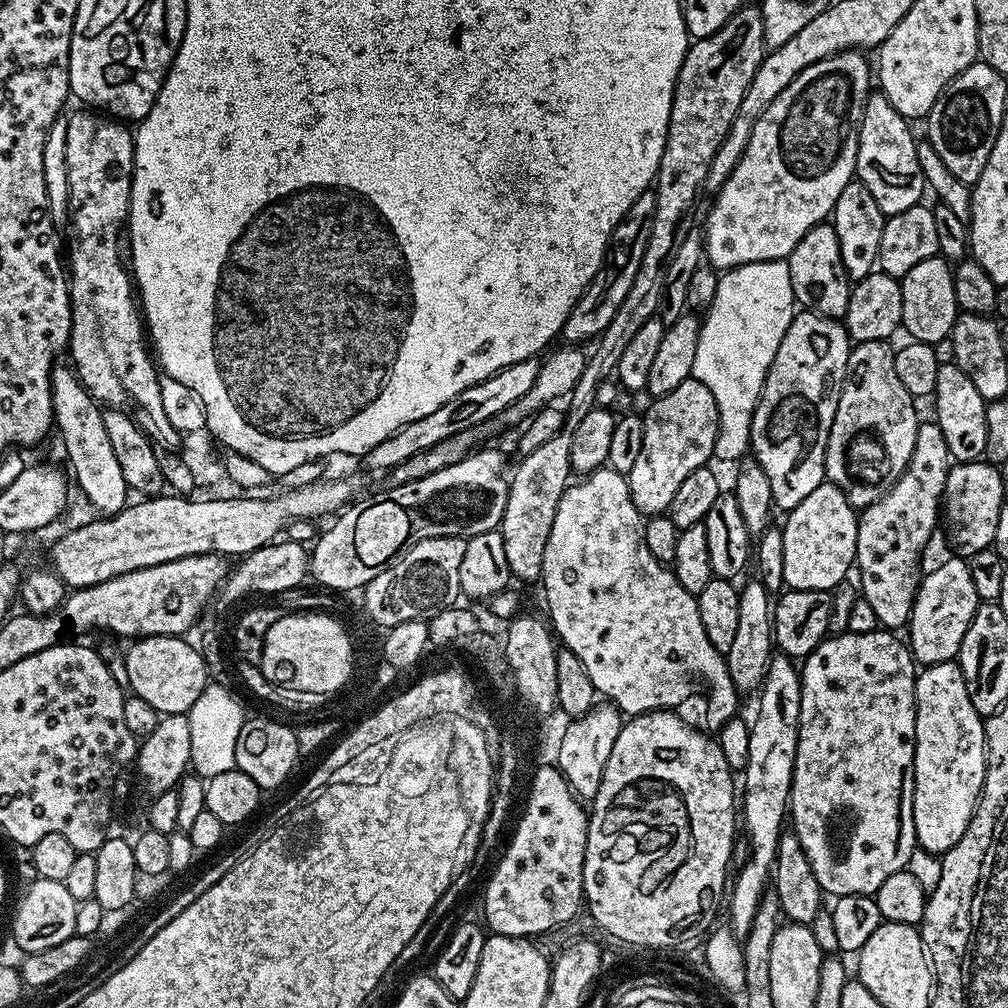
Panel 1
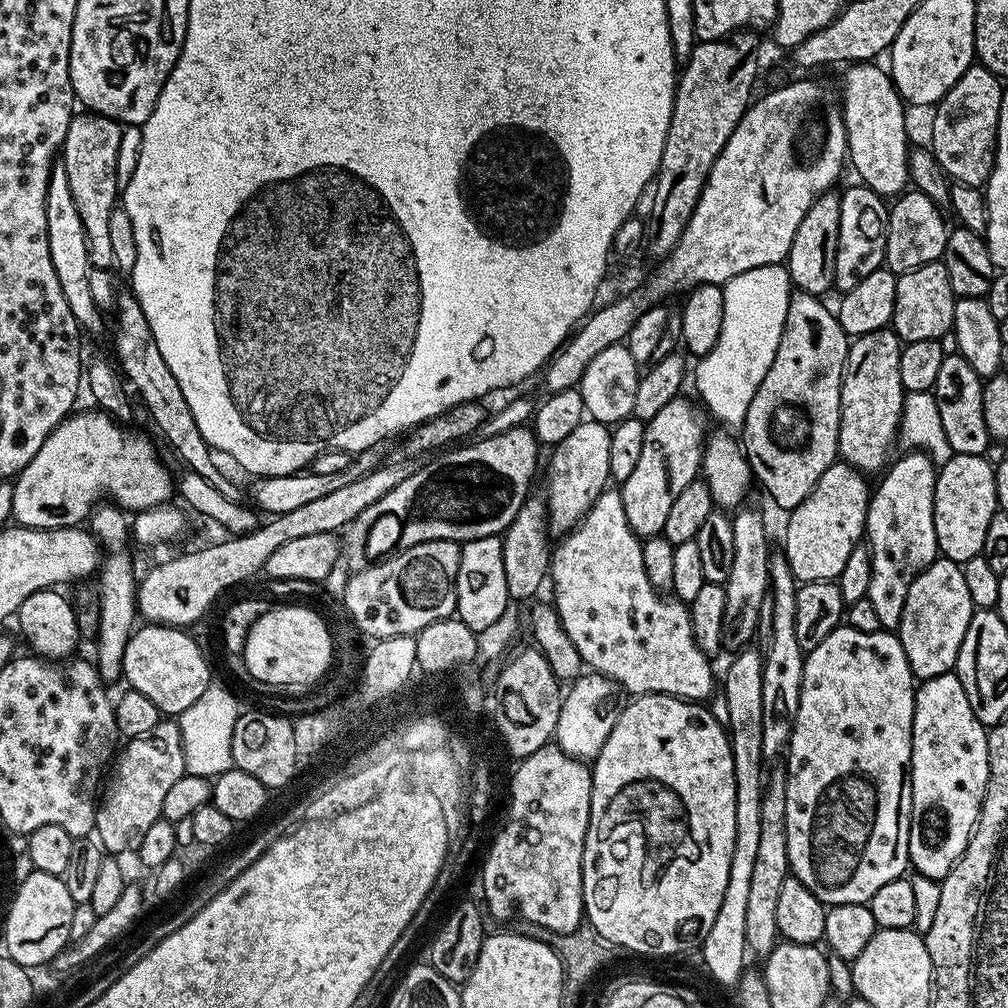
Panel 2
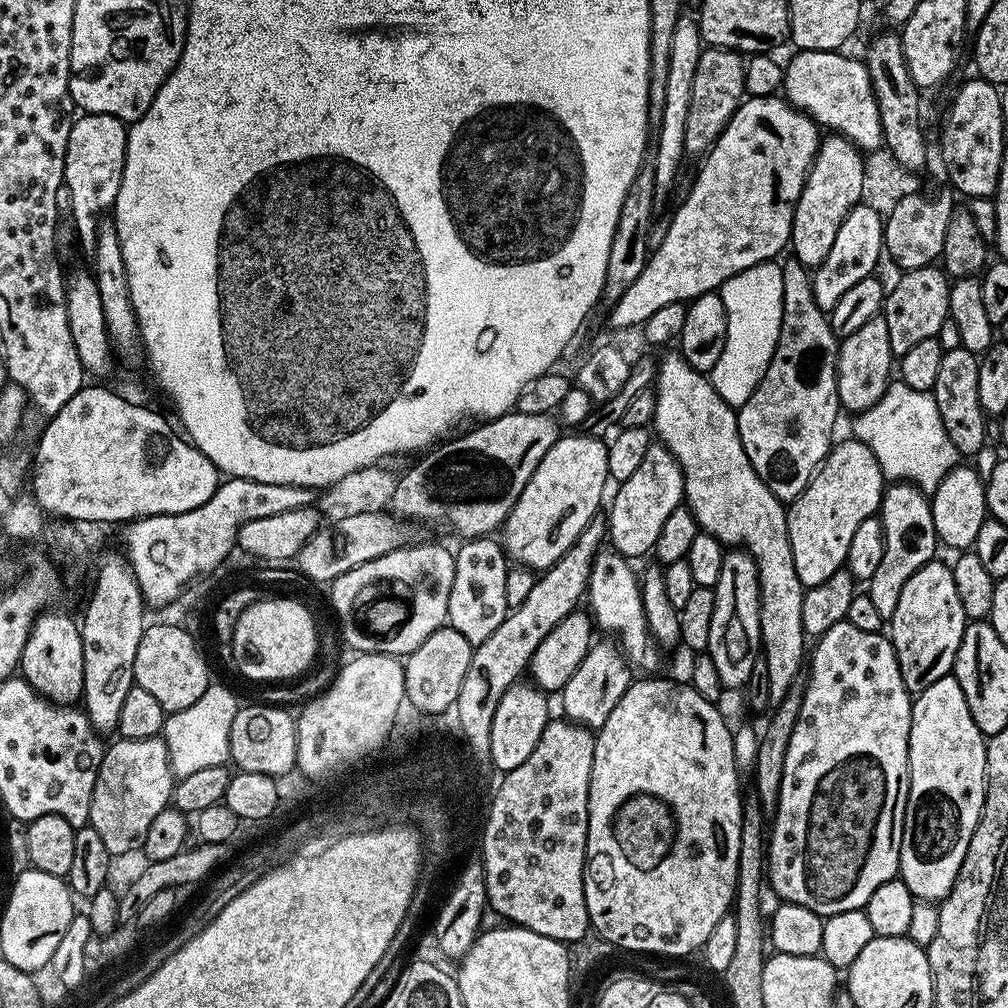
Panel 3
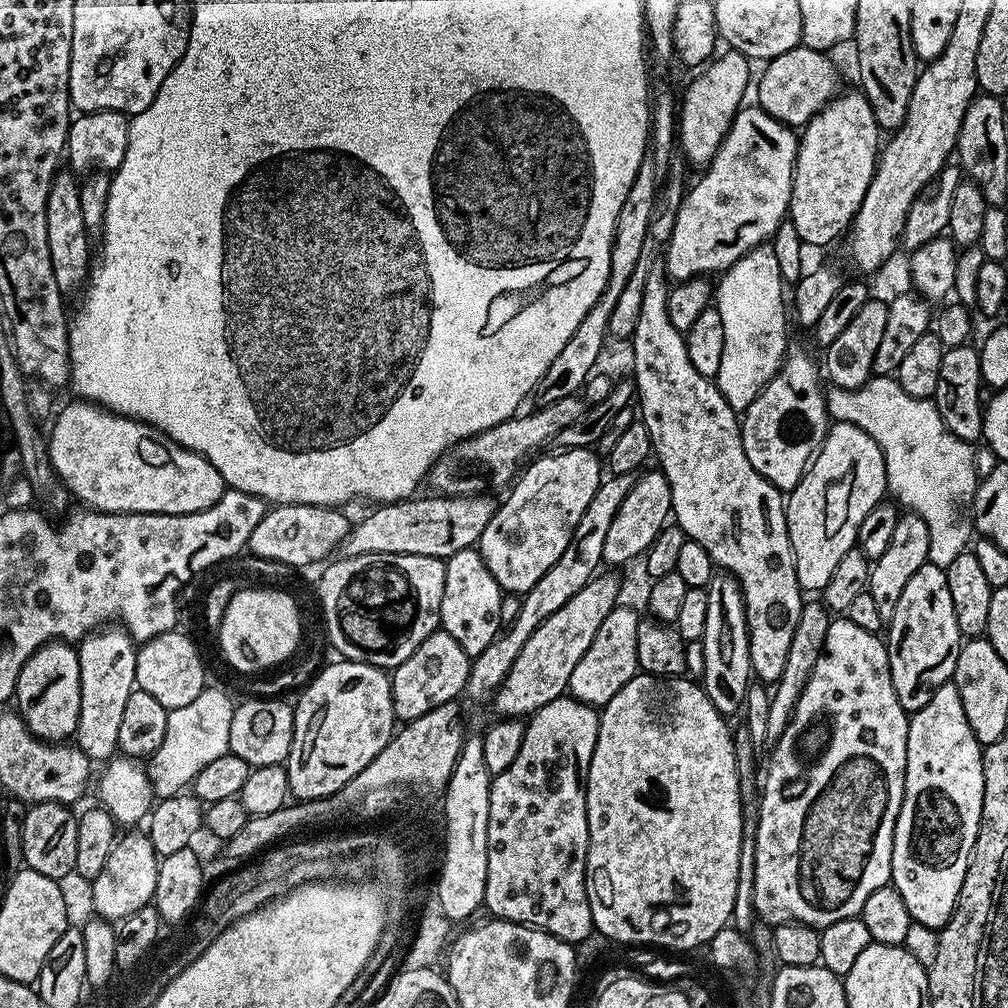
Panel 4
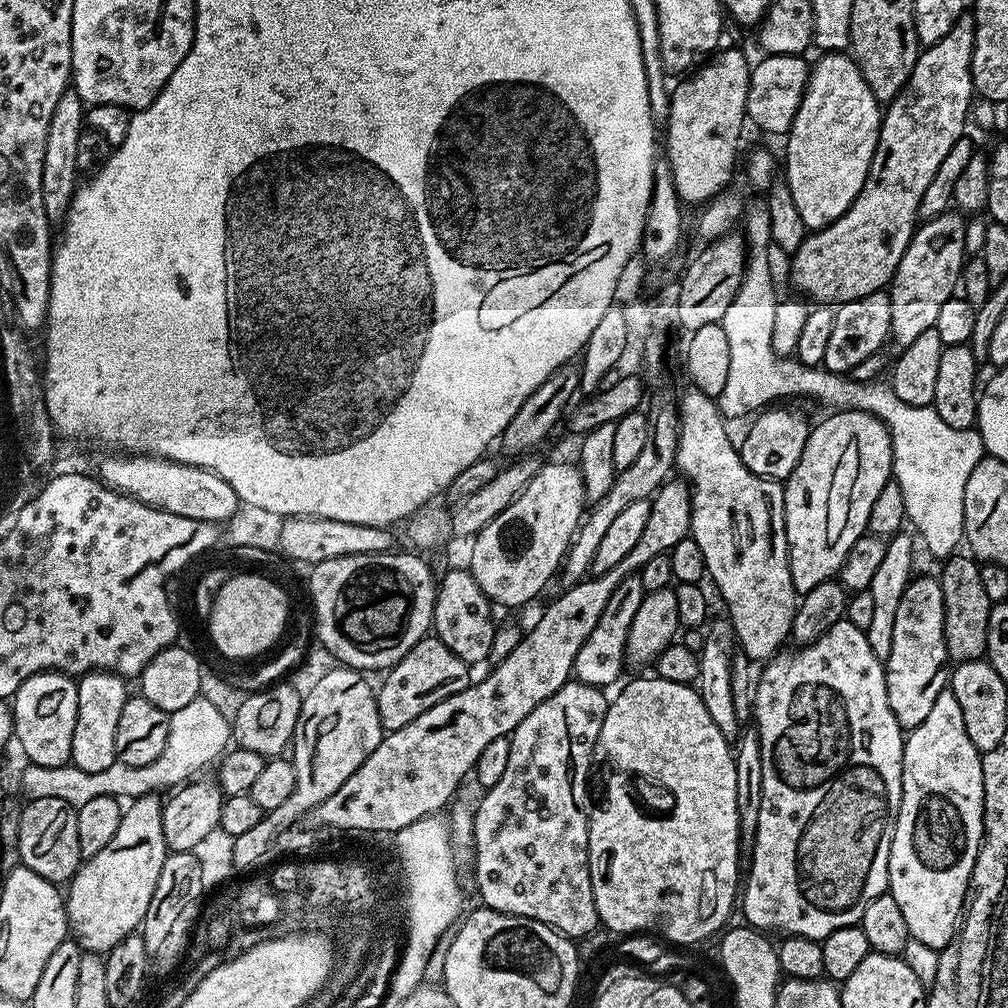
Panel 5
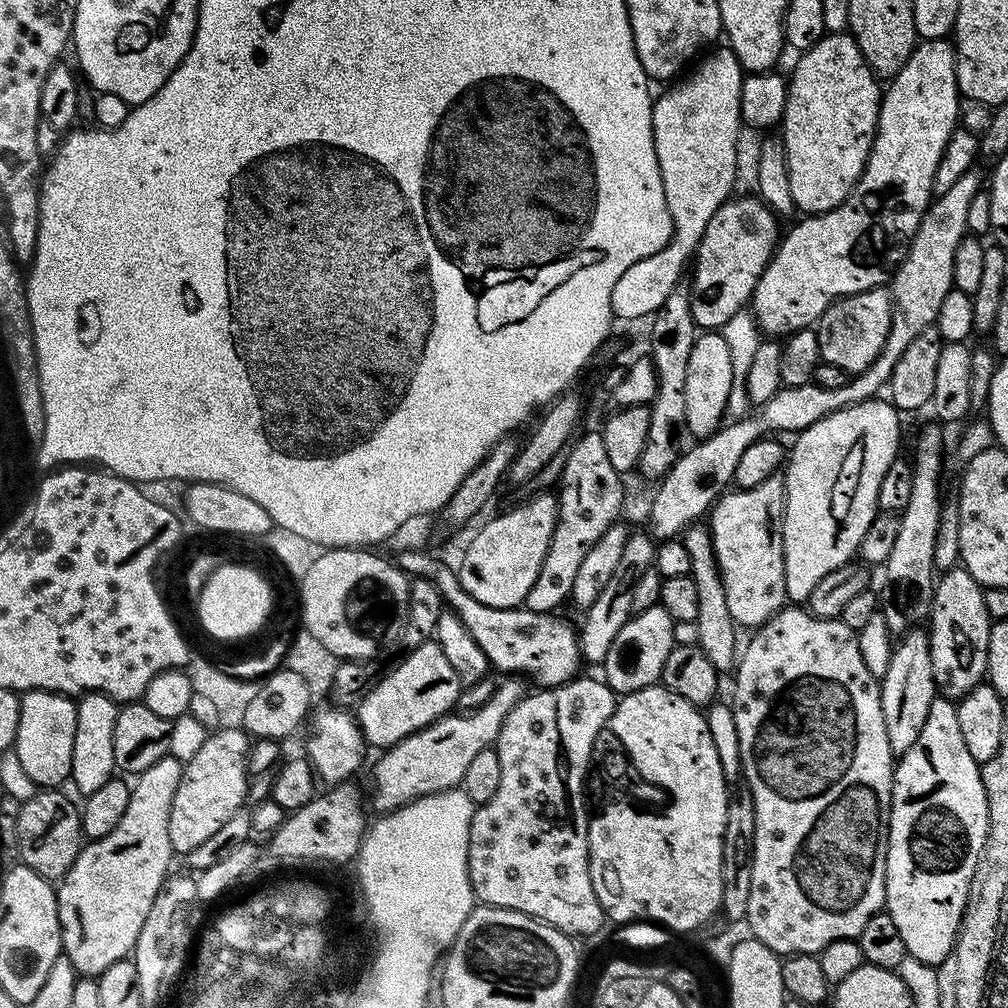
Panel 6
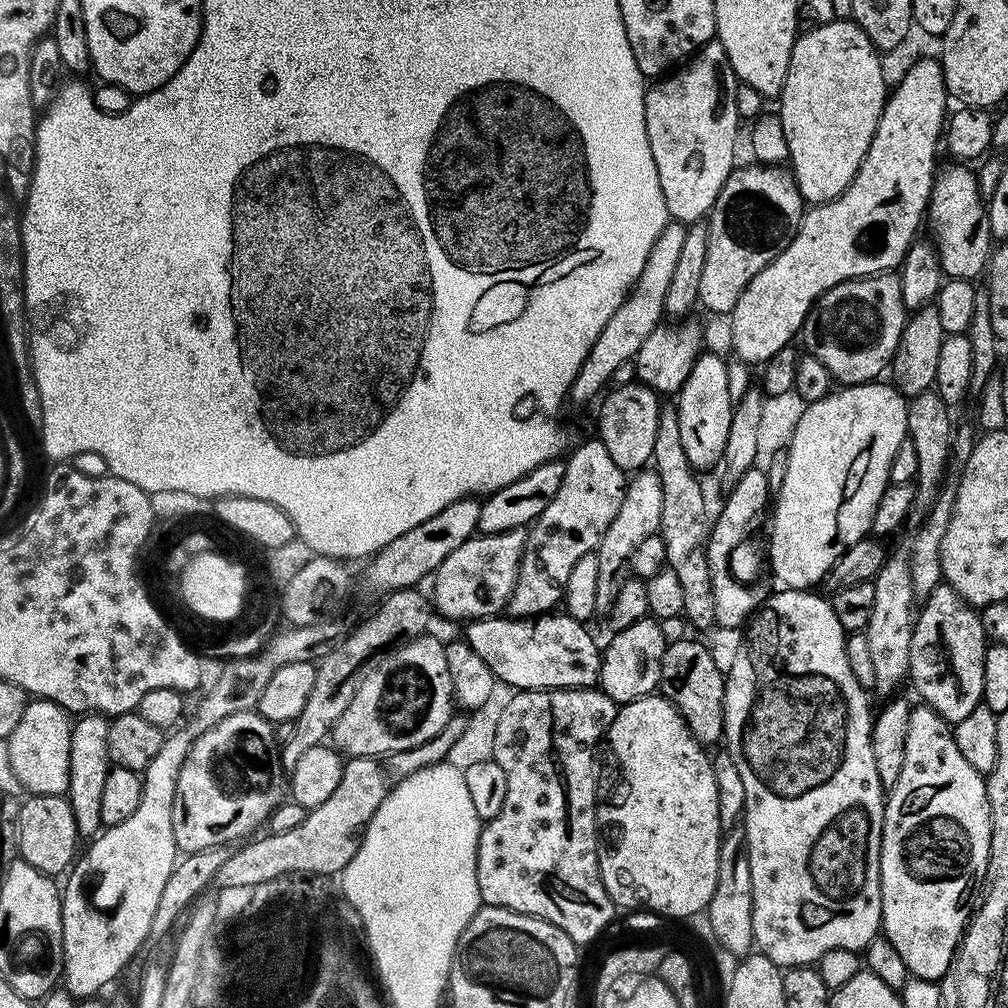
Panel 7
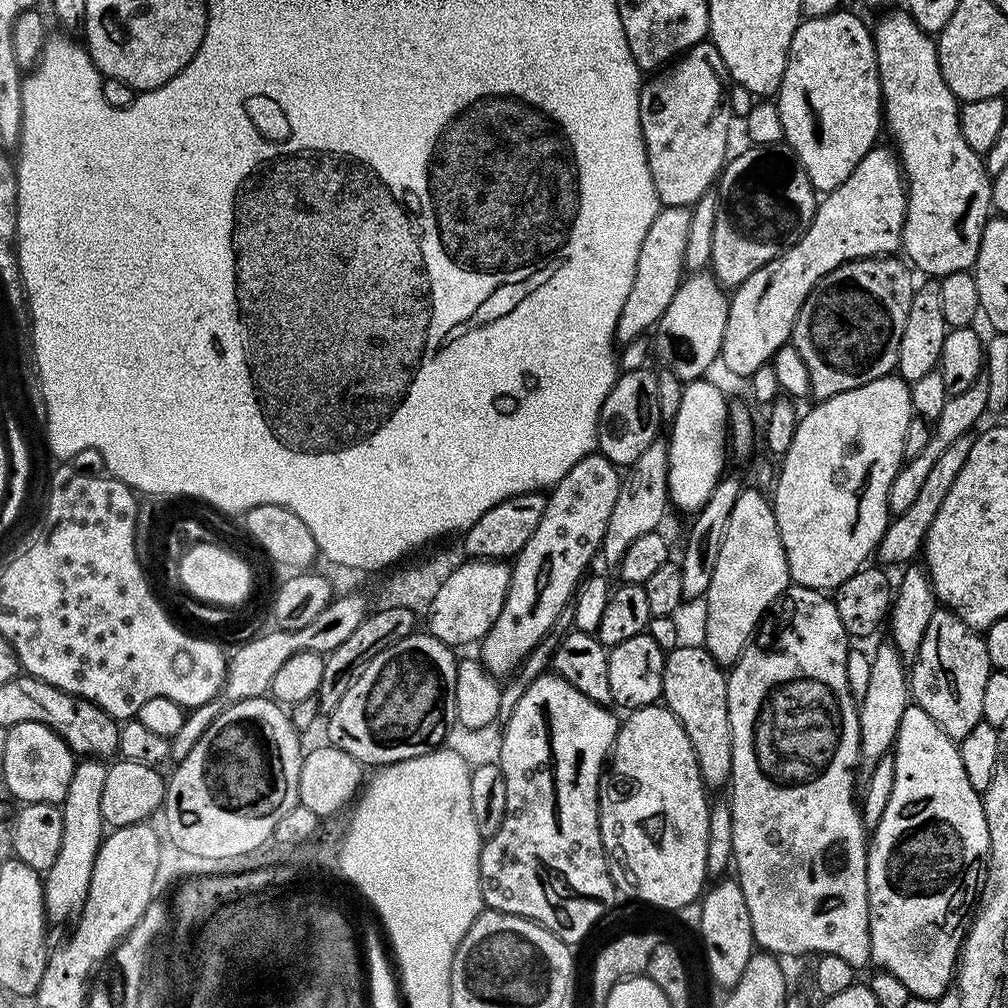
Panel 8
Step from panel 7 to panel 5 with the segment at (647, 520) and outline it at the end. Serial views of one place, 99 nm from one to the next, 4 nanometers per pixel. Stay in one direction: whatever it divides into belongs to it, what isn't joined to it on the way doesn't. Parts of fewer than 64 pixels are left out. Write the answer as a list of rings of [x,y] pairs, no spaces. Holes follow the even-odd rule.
[[[639,575],[622,578],[622,582],[614,586],[610,602],[606,602],[606,610],[602,610],[602,618],[598,618],[594,630],[590,630],[590,638],[582,642],[578,658],[574,658],[572,671],[579,683],[604,690],[607,689],[607,684],[612,684],[619,678],[620,671],[626,668],[626,634],[630,634],[630,622],[634,622],[634,614],[638,614],[638,606],[642,606],[645,594]]]

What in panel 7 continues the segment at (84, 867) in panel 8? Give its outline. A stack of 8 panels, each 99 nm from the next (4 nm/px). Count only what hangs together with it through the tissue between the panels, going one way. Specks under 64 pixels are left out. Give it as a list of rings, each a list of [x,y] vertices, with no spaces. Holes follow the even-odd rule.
[[[84,714],[73,723],[70,738],[70,782],[67,798],[74,812],[77,833],[93,837],[101,829],[102,790],[106,774],[114,767],[110,758],[110,730],[108,720],[99,714]]]

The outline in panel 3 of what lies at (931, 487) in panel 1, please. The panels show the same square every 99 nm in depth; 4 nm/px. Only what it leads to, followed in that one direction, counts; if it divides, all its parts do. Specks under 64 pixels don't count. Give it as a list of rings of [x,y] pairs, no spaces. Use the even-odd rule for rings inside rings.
[[[896,482],[885,487],[878,509],[884,527],[882,562],[878,565],[874,578],[866,584],[866,595],[874,598],[874,607],[878,614],[882,614],[885,622],[891,621],[894,606],[898,606],[898,598],[902,595],[902,586],[906,586],[914,573],[937,555],[938,539],[931,508],[931,499],[913,483]]]

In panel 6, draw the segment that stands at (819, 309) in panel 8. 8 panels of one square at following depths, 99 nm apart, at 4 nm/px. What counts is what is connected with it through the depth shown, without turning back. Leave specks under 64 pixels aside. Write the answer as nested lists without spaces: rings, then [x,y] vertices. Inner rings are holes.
[[[887,287],[871,288],[865,292],[859,292],[853,296],[841,296],[821,314],[819,320],[814,325],[814,331],[818,338],[818,350],[821,361],[825,364],[833,364],[840,367],[849,374],[855,374],[866,370],[874,358],[878,358],[879,352],[883,350],[886,342],[887,332],[892,323],[892,294]]]

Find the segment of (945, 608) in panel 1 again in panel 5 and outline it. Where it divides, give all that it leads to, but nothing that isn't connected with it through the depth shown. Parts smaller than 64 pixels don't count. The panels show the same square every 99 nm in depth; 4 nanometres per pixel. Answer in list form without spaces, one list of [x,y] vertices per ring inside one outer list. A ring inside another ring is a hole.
[[[935,575],[919,576],[909,583],[898,602],[898,614],[894,614],[894,638],[890,642],[890,658],[884,664],[886,698],[890,702],[890,710],[894,710],[894,718],[898,718],[900,727],[905,730],[922,726],[922,722],[930,715],[938,694],[945,692],[950,680],[950,657],[944,637],[942,586]]]

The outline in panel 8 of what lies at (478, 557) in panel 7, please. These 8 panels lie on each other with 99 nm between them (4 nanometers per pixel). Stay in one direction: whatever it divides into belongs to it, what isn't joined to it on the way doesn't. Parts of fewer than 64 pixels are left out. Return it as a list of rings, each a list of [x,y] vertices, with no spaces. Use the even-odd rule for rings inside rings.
[[[468,558],[439,587],[433,604],[426,611],[427,631],[449,646],[472,643],[475,645],[483,641],[484,635],[494,626],[498,614],[502,614],[511,581],[512,570],[505,561]]]

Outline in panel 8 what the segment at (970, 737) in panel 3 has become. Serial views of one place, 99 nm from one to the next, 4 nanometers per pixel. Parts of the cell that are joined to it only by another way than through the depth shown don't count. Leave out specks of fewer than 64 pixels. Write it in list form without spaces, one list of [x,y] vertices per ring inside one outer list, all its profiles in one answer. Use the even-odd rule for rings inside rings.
[[[914,702],[909,703],[906,714],[902,714],[902,722],[898,726],[898,734],[894,745],[894,790],[890,790],[890,802],[886,802],[886,814],[878,822],[878,826],[871,833],[868,845],[868,865],[866,866],[866,886],[868,887],[868,925],[870,926],[870,950],[872,951],[871,963],[879,971],[888,972],[906,990],[910,990],[913,997],[924,1000],[939,1001],[939,996],[954,984],[954,973],[958,968],[958,957],[964,943],[964,937],[970,927],[970,917],[973,915],[972,903],[980,892],[980,880],[986,876],[986,861],[990,856],[990,830],[984,813],[984,802],[981,793],[970,786],[970,778],[966,778],[966,769],[962,766],[962,758],[957,741],[951,740]]]

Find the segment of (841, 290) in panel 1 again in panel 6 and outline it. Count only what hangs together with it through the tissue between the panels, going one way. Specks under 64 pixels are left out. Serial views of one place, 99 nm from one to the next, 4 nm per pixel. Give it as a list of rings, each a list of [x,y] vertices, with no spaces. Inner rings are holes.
[[[848,38],[845,44],[815,44],[799,57],[792,76],[788,80],[788,97],[782,121],[782,139],[788,155],[790,174],[790,194],[797,209],[804,214],[819,214],[837,208],[852,192],[852,187],[860,180],[868,155],[872,149],[872,139],[876,136],[876,123],[882,99],[881,85],[876,85],[878,76],[864,61],[856,41]]]

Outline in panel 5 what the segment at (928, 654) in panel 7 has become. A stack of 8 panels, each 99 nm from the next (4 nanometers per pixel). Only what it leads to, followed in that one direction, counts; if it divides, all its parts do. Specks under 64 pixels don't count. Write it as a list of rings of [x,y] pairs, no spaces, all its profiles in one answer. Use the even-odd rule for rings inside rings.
[[[953,554],[943,561],[944,569],[938,572],[944,599],[944,637],[948,655],[953,661],[979,660],[988,651],[986,630],[990,610],[994,603],[982,586],[980,564],[971,555]]]

